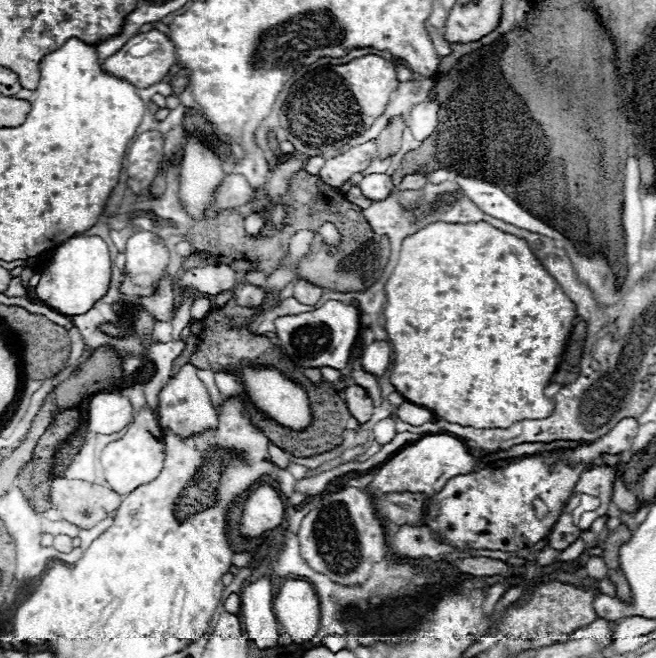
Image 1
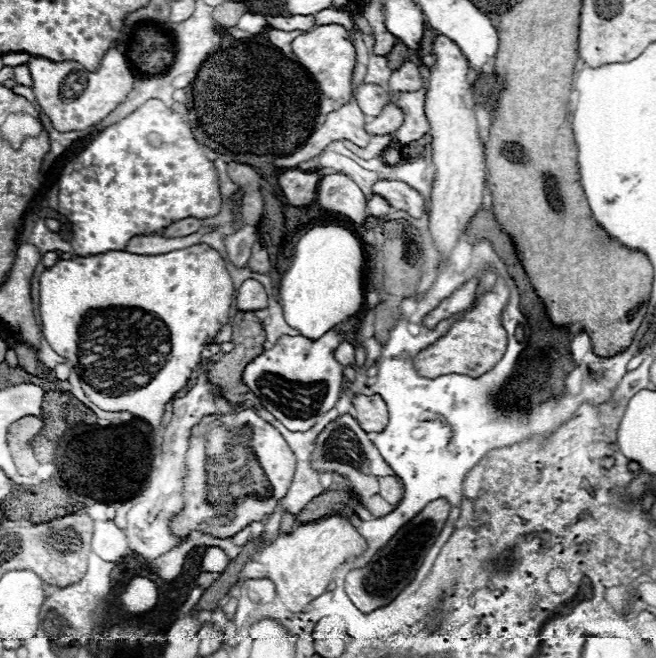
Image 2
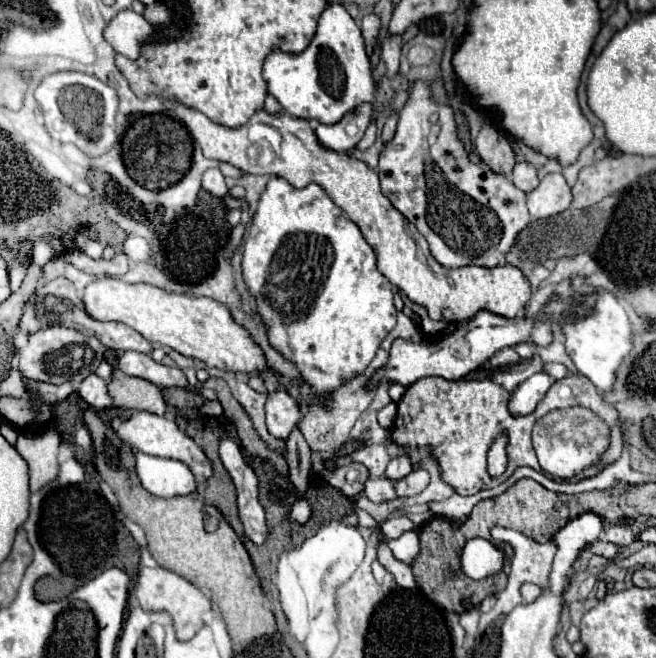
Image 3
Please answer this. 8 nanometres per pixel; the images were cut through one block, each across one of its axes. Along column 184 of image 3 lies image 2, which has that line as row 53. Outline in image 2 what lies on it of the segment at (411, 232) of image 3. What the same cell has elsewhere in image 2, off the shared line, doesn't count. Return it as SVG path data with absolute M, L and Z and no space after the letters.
M110 48L104 54L98 72L88 72L78 62L52 62L42 56L32 56L32 60L28 62L28 70L34 80L32 88L38 104L42 112L50 116L50 122L58 132L86 130L92 124L104 120L130 96L130 92L136 88L136 82L140 80L138 72L130 68L126 54L118 48Z

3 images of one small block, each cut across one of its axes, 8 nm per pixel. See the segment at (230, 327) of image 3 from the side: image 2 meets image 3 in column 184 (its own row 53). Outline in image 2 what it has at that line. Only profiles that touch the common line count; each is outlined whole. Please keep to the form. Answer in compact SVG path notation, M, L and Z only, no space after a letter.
M338 24L314 26L310 32L300 34L292 42L292 52L298 56L298 62L312 74L314 82L326 98L338 104L348 104L352 100L352 72L356 66L356 48L352 42L352 34L346 28Z

